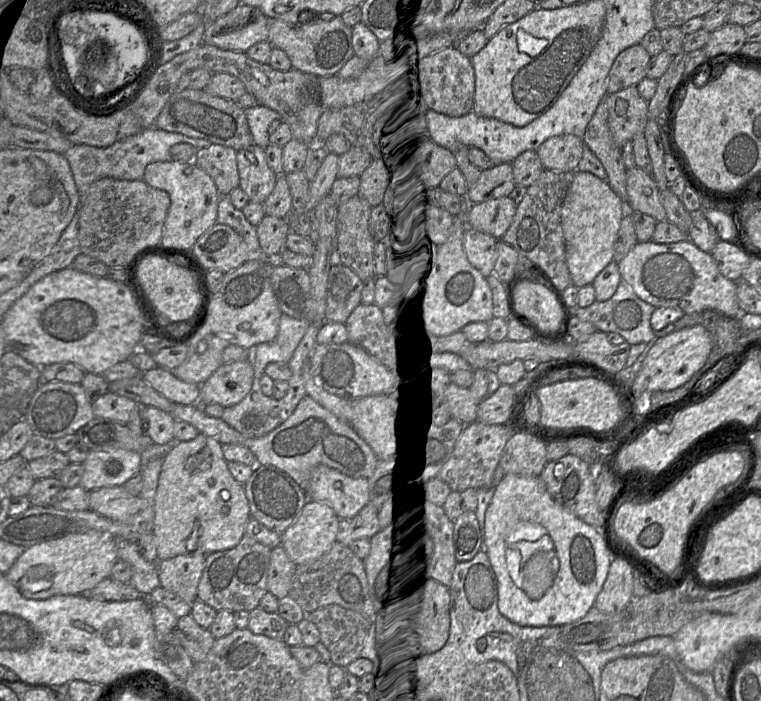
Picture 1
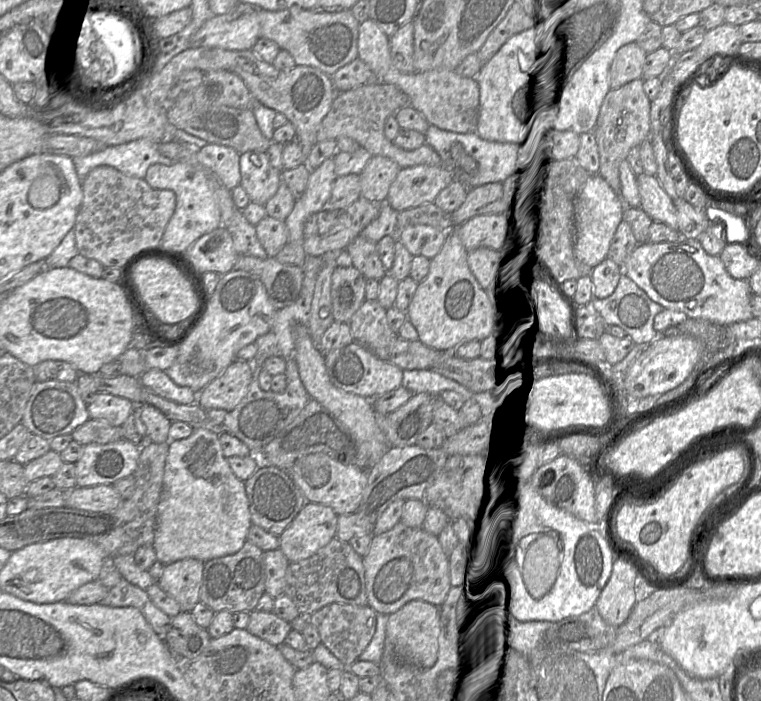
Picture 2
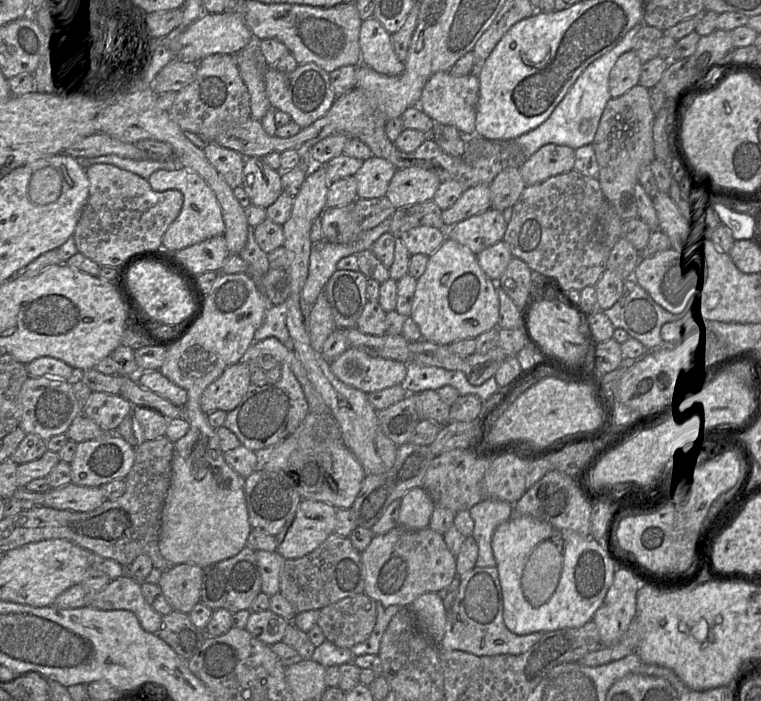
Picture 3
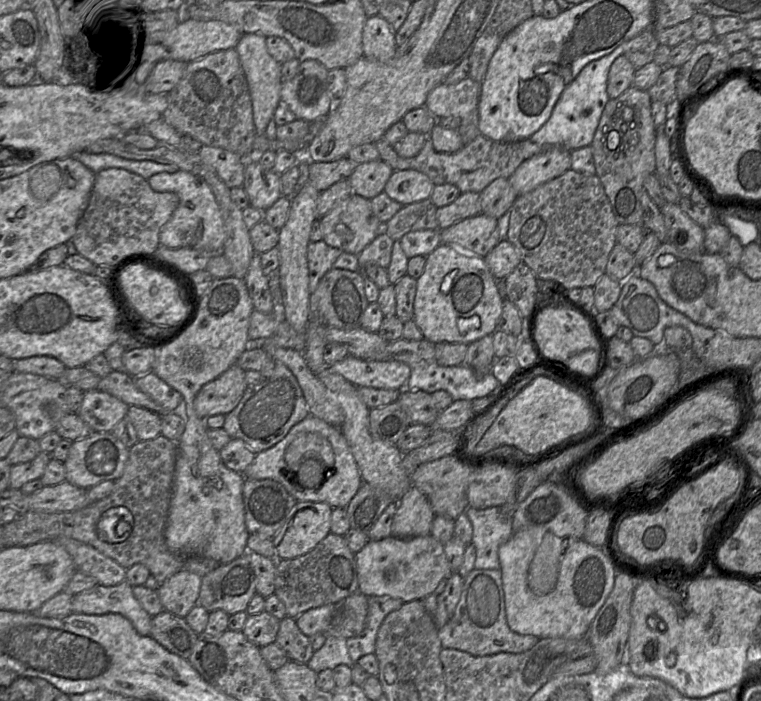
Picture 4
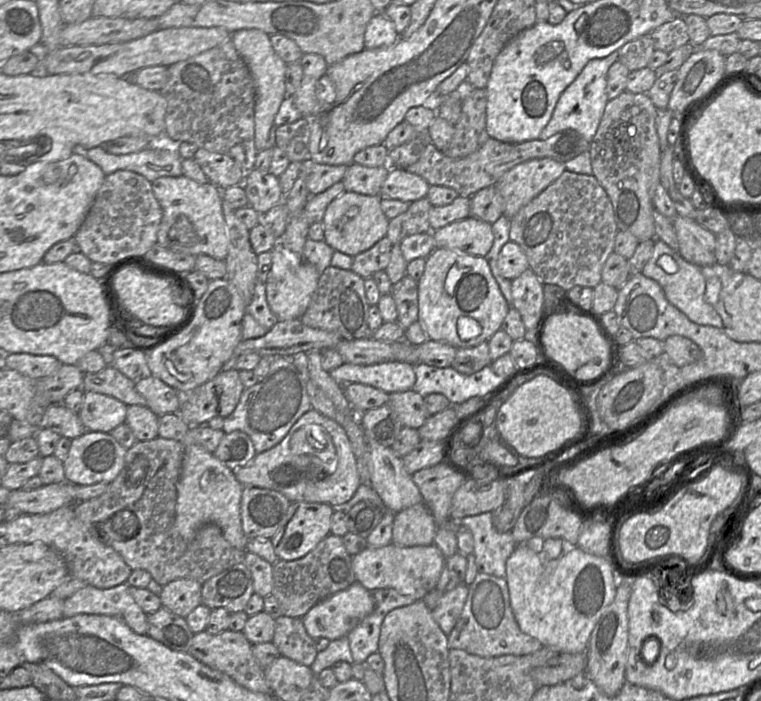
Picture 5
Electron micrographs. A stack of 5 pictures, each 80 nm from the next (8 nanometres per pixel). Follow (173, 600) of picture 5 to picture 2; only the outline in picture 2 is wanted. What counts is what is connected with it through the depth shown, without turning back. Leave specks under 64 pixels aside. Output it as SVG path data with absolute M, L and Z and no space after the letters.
M186 558L165 565L158 585L180 605L182 612L191 612L200 602L204 562Z

